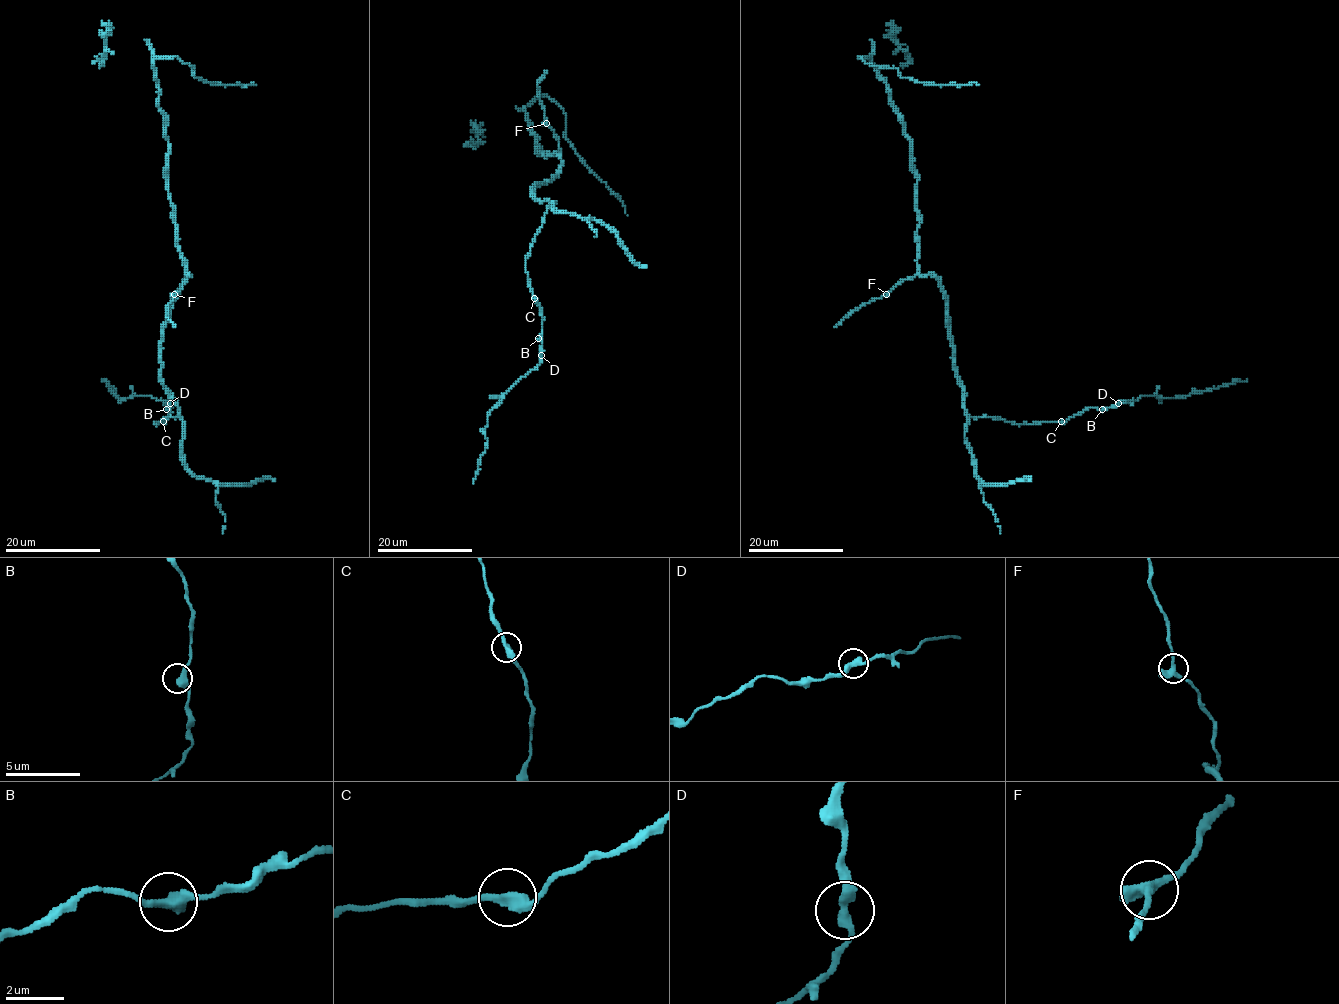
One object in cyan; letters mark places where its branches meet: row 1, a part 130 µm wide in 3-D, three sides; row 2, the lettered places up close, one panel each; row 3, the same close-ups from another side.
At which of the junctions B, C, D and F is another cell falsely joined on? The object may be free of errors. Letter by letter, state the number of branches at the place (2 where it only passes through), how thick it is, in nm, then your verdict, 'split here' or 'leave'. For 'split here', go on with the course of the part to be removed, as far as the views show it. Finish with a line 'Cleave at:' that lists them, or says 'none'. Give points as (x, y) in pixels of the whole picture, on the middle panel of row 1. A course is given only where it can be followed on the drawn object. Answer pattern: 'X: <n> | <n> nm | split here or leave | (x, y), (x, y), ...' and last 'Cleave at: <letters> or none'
B: 2 | 400 nm | leave
C: 2 | 360 nm | leave
D: 2 | 360 nm | leave
F: 2 | 400 nm | leave
Cleave at: none

